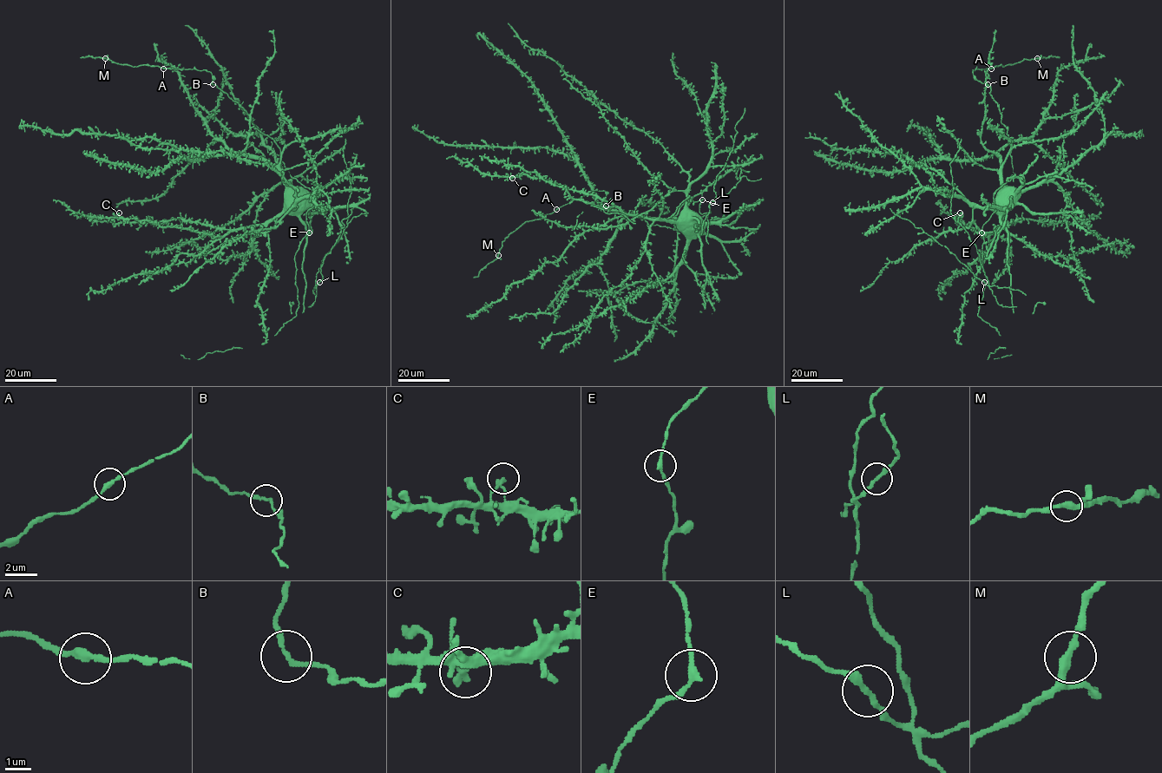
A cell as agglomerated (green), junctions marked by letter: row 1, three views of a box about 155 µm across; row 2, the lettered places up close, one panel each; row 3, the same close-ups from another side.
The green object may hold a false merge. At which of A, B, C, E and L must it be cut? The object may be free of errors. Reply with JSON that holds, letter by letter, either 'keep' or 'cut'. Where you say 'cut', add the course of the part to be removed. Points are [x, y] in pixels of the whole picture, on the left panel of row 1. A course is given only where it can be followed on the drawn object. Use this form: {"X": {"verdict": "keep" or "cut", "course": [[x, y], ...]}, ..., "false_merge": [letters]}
{"A": {"verdict": "keep"}, "B": {"verdict": "keep"}, "C": {"verdict": "keep"}, "E": {"verdict": "keep"}, "L": {"verdict": "keep"}, "false_merge": []}

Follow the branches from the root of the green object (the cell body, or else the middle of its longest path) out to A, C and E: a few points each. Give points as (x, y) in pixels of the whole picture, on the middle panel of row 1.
A: (686, 216), (673, 219), (673, 229), (649, 226), (619, 207), (607, 206), (605, 191), (592, 192), (556, 209)
C: (686, 216), (662, 220), (628, 215), (594, 195), (541, 178), (525, 174), (512, 178)
E: (686, 216), (672, 220), (674, 230), (682, 231), (710, 212), (699, 212), (702, 199)

